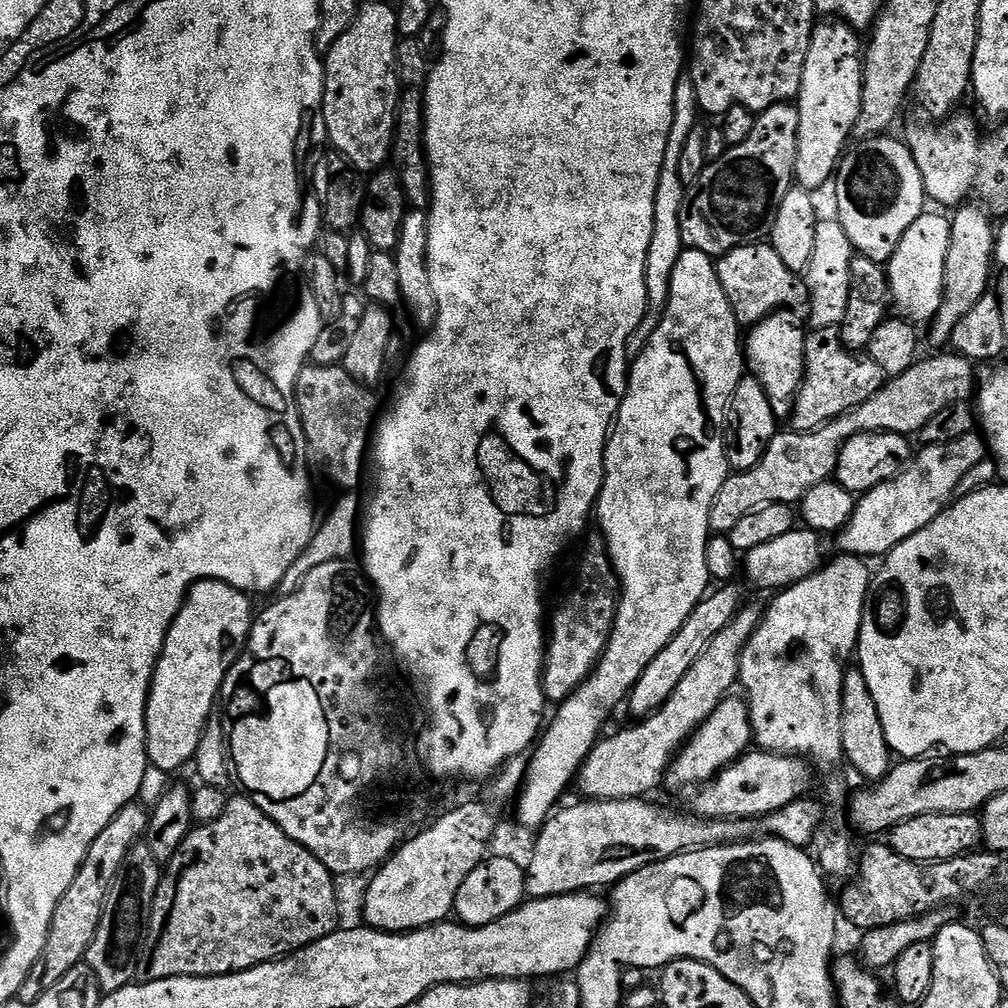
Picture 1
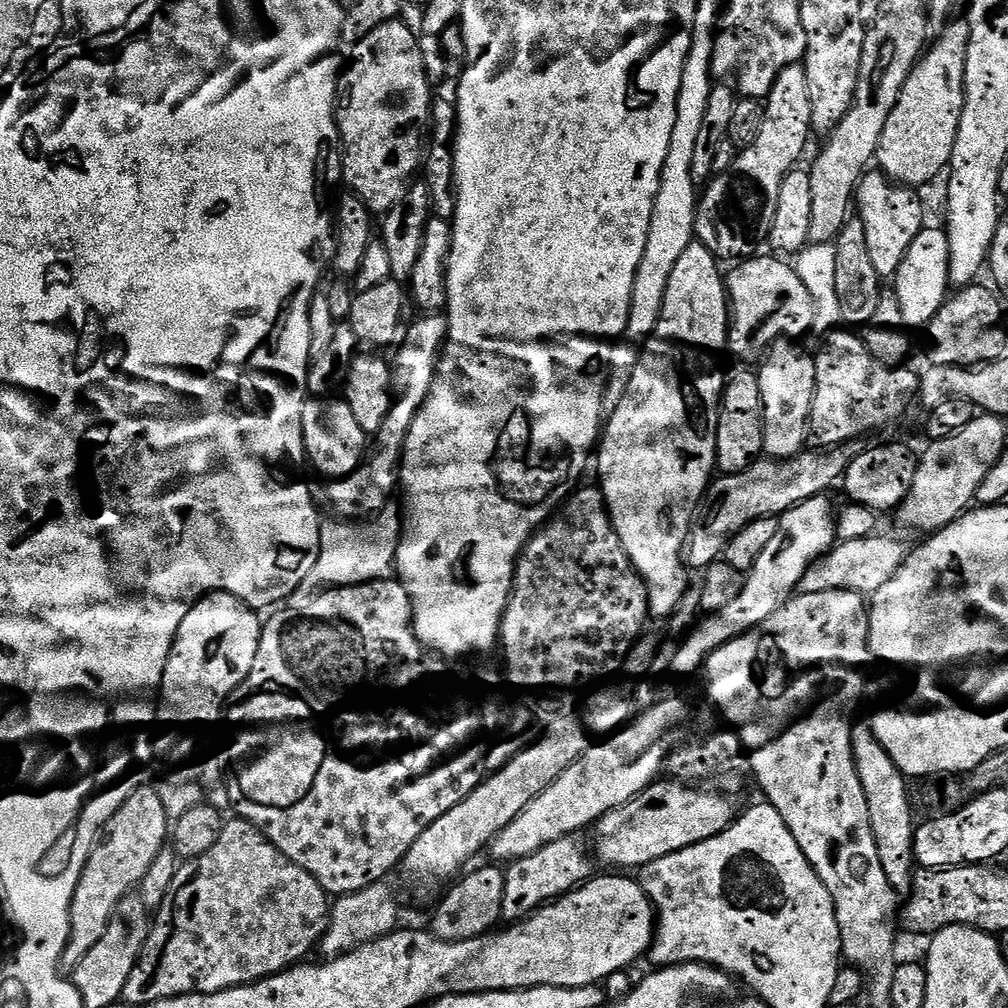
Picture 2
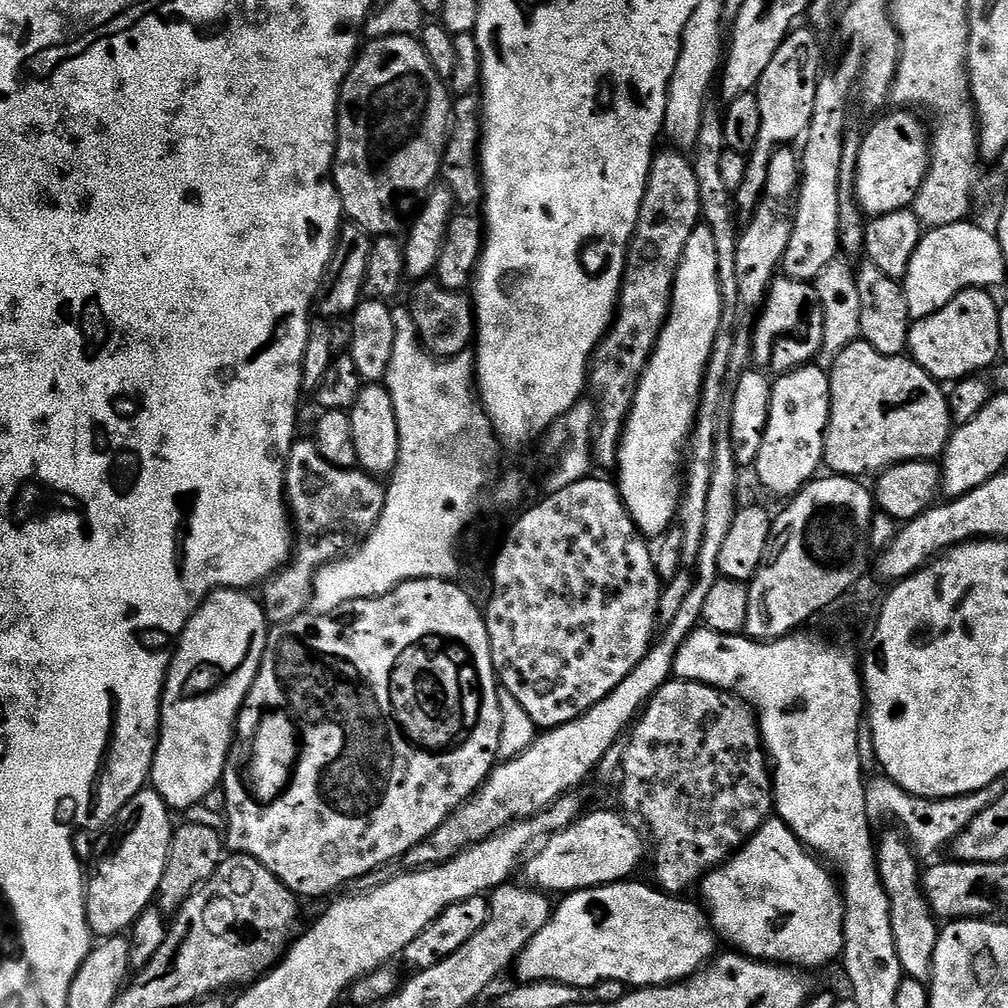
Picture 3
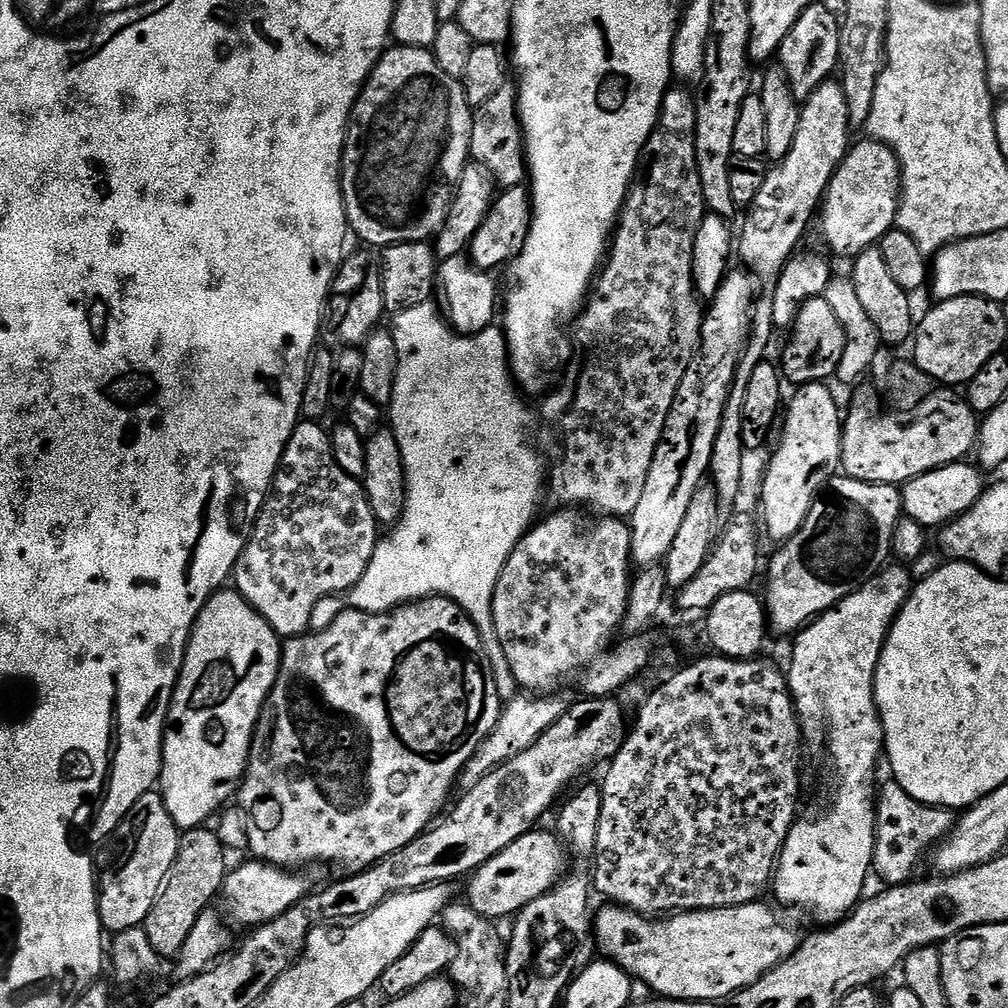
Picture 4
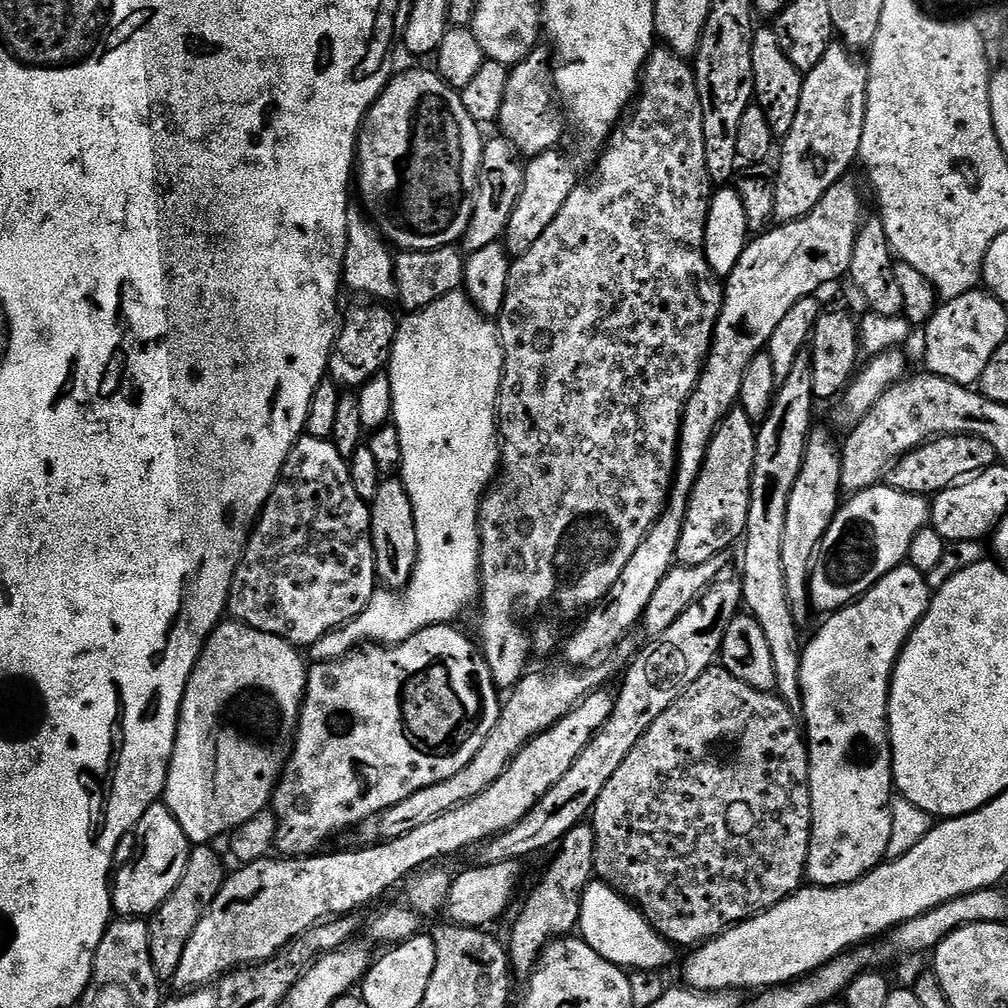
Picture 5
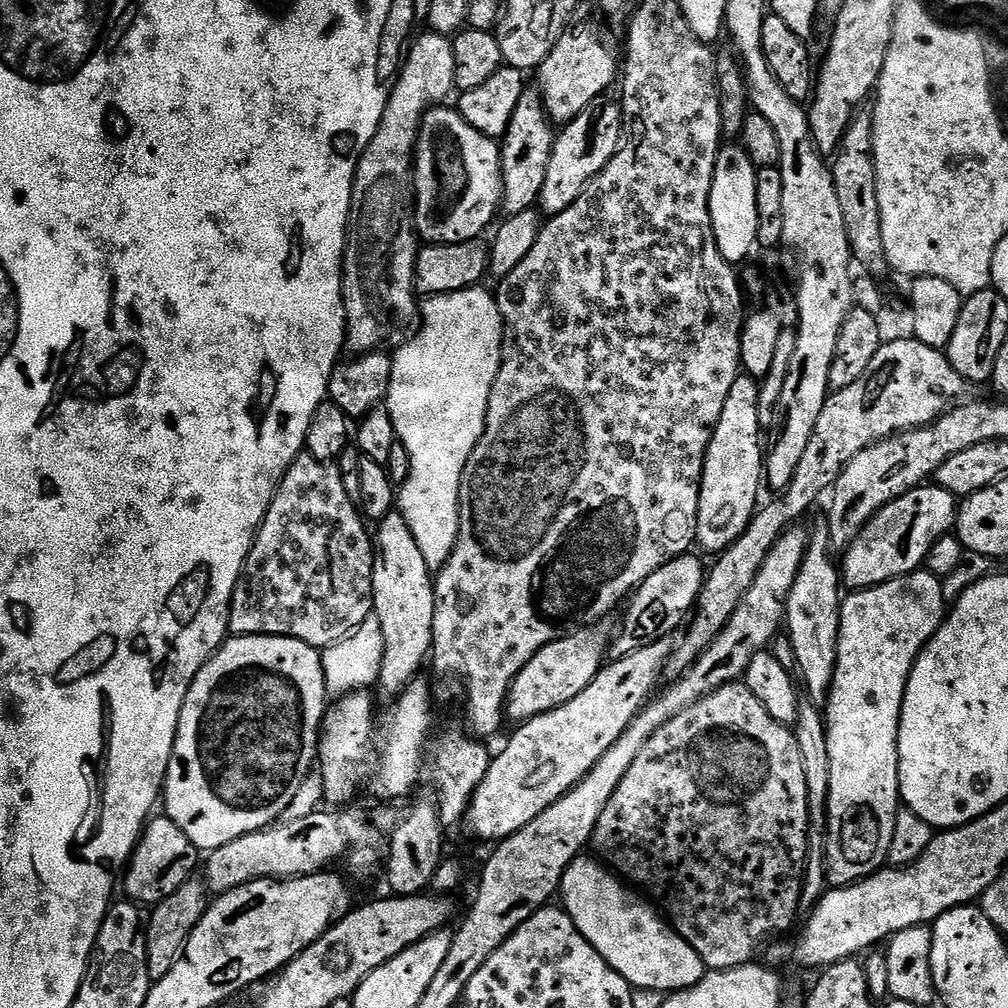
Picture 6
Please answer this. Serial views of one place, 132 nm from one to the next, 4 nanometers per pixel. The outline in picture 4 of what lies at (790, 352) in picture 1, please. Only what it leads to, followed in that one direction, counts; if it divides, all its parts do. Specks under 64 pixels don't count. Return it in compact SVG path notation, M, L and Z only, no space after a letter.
M827 383L802 384L786 404L786 415L782 420L784 433L780 445L768 464L764 485L760 488L760 504L764 507L764 528L768 536L776 542L786 542L802 530L814 502L832 483L841 471L842 434L844 422L842 408L836 405L836 396L828 389Z

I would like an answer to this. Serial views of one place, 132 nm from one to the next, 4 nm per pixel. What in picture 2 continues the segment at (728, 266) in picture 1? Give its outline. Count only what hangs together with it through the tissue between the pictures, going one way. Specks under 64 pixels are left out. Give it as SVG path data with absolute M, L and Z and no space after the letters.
M753 254L741 259L733 267L737 268L732 273L727 273L726 276L728 303L730 305L730 331L727 351L733 352L740 360L757 359L756 361L759 361L773 344L783 341L785 338L800 338L796 336L810 331L812 327L815 329L818 324L814 298L810 294L810 290L806 290L806 282L802 282L802 278L798 278L795 267L789 261L787 264L784 261L787 259L781 258L779 255L760 255Z

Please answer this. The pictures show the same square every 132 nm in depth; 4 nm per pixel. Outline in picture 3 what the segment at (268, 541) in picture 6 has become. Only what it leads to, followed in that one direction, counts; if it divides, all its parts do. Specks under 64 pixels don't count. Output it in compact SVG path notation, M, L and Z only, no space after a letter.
M300 438L292 445L288 455L288 465L284 475L284 494L291 523L298 529L299 544L292 559L263 585L262 603L264 616L268 619L269 625L290 622L309 611L312 602L312 582L316 578L316 572L331 564L332 561L341 559L349 550L355 549L357 545L367 540L369 532L376 529L376 524L380 520L384 509L386 488L377 477L369 476L363 470L339 468L326 462L326 458L322 458L320 449L316 447L315 439Z

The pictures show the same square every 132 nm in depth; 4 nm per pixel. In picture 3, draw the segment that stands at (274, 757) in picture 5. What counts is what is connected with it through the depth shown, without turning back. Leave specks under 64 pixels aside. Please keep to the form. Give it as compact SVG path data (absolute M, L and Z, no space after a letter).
M221 588L212 593L190 618L172 654L172 664L164 680L164 694L160 698L160 735L152 759L151 787L168 804L169 809L185 810L204 799L215 788L221 787L228 751L236 731L236 717L248 692L266 650L269 630L264 616L264 605L244 590Z

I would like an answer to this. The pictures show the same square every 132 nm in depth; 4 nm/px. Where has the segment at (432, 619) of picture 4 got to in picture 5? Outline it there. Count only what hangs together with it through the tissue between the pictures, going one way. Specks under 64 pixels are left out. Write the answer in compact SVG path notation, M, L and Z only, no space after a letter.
M435 624L418 630L418 634L406 638L401 644L385 646L368 642L338 657L337 660L322 660L313 663L307 669L308 681L304 687L304 700L300 704L300 719L296 722L292 751L283 772L280 773L280 780L272 792L270 808L276 813L274 848L277 853L288 858L309 855L313 850L319 849L316 848L319 844L324 844L331 836L346 831L351 824L352 827L359 826L374 813L414 794L414 790L434 786L434 782L442 782L450 778L450 774L458 774L458 770L462 770L462 766L466 766L466 762L470 762L470 758L478 754L478 750L482 748L482 742L486 742L486 734L490 734L490 730L494 730L494 722L498 722L502 696L490 674L490 666L486 662L484 653L480 651L477 641L471 635L469 636L459 632L452 624Z

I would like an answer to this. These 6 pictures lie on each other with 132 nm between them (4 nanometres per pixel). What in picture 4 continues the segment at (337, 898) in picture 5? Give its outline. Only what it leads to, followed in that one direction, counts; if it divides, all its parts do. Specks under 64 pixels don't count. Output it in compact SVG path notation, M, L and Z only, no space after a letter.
M251 862L241 868L233 867L224 877L222 901L228 911L227 919L241 924L247 930L255 930L261 924L269 924L274 918L286 914L303 896L309 895L308 880L296 870L276 868L272 864Z

